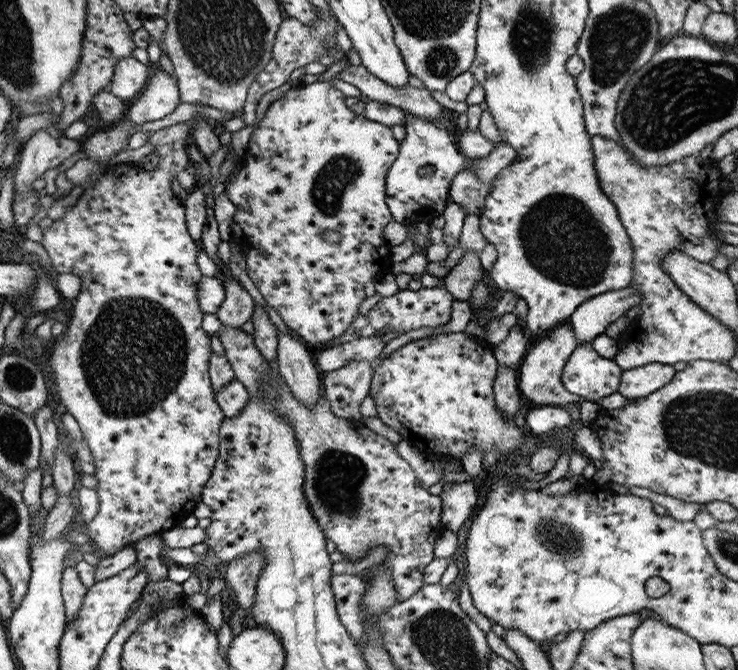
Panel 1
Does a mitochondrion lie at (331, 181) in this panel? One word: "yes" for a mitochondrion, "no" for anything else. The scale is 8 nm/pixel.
yes

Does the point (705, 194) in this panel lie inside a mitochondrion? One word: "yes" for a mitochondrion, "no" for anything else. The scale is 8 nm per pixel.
no

